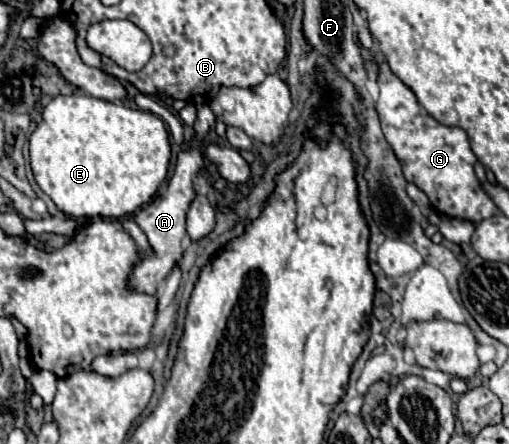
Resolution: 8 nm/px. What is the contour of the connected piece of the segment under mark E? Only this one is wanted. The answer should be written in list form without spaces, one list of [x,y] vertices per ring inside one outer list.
[[[59,95],[51,99],[51,103],[43,109],[43,121],[29,137],[29,153],[37,185],[53,199],[59,211],[71,217],[121,219],[133,215],[141,205],[155,197],[171,163],[169,133],[157,115],[89,95]]]

